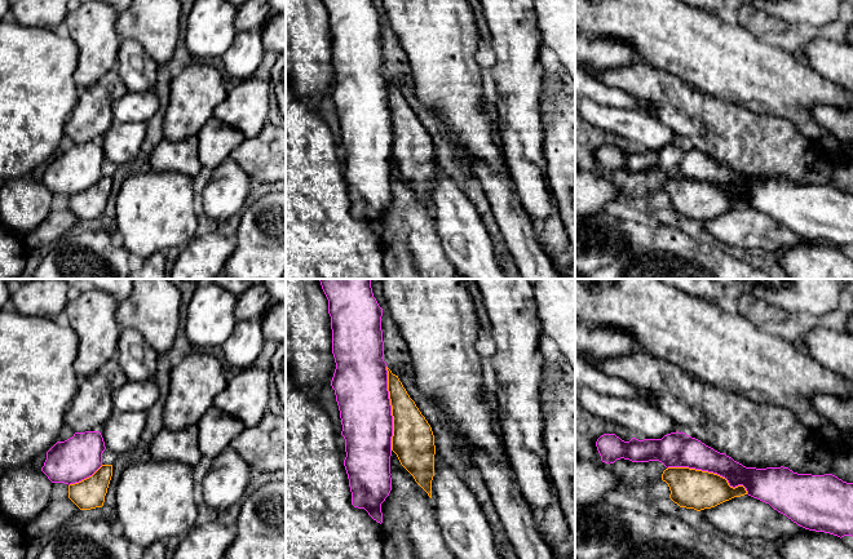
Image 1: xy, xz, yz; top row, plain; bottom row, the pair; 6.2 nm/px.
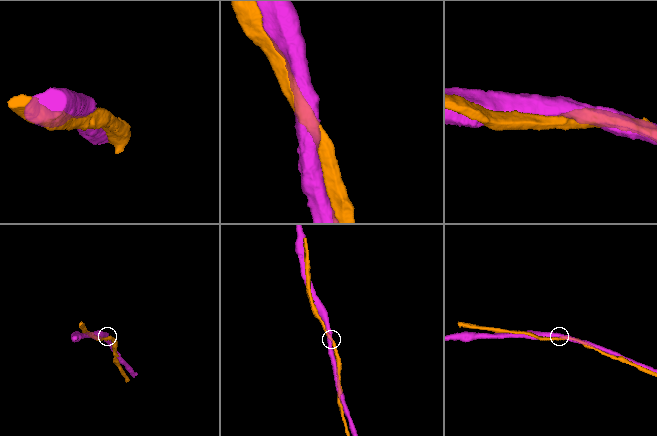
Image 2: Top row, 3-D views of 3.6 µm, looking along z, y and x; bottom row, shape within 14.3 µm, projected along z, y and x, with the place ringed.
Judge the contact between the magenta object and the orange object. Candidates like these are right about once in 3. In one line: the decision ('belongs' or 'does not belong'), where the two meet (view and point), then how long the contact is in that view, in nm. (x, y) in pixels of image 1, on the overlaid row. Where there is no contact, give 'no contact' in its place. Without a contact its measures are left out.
does not belong; contact yz (710, 471); length 550 nm

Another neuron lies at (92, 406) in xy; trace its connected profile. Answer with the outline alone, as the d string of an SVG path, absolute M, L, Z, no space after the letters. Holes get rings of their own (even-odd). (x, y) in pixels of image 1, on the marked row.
M116 358L79 378L78 392L65 413L65 423L75 432L100 431L114 413L111 394L127 382Z

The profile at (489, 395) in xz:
M483 387L483 398L487 401L489 407L491 408L491 414L492 414L492 429L495 434L500 438L503 442L503 432L499 425L499 418L498 418L498 403L496 403L496 396L495 391L487 390Z

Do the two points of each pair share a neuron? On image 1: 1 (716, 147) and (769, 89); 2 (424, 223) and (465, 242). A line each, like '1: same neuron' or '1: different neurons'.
1: different neurons
2: different neurons

